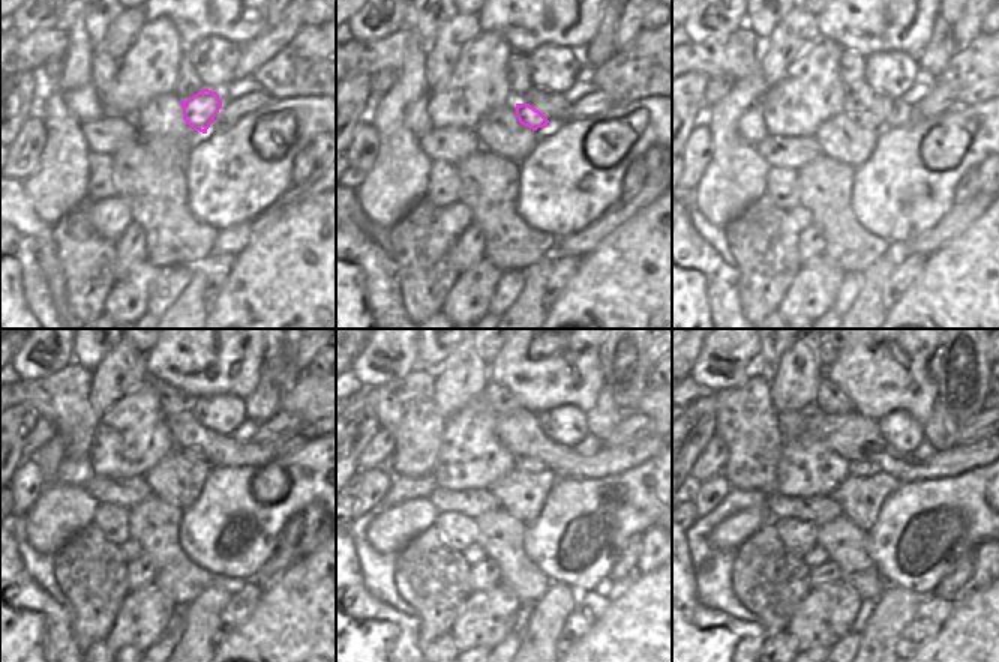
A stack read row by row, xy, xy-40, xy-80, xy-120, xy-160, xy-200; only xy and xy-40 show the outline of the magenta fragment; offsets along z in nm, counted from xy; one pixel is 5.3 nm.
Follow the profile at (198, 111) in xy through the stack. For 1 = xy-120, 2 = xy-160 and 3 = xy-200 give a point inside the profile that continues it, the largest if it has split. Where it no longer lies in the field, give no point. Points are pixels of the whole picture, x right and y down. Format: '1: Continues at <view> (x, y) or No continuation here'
1: Continues at xy-120 (192, 455)
2: Continues at xy-160 (524, 464)
3: Continues at xy-200 (857, 467)

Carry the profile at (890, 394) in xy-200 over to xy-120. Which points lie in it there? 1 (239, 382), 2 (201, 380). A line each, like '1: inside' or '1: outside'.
1: inside
2: inside

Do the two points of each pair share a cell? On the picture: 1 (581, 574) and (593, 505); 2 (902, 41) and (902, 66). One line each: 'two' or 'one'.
1: one
2: two

